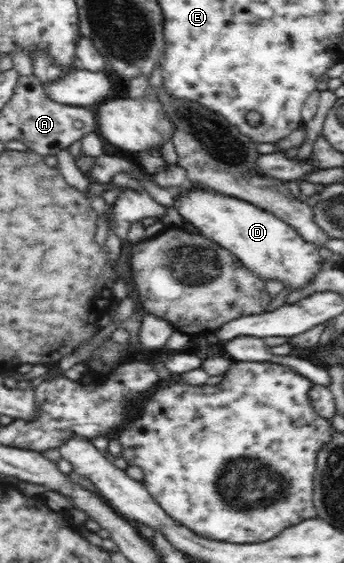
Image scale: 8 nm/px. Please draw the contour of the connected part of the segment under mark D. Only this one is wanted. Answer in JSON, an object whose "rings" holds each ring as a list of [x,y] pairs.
{"rings":[[[204,188],[203,191],[192,190],[174,202],[174,209],[178,210],[184,221],[192,223],[212,242],[227,249],[265,282],[279,279],[284,287],[300,289],[308,285],[320,267],[324,266],[316,244],[308,243],[276,215],[247,201]]]}

